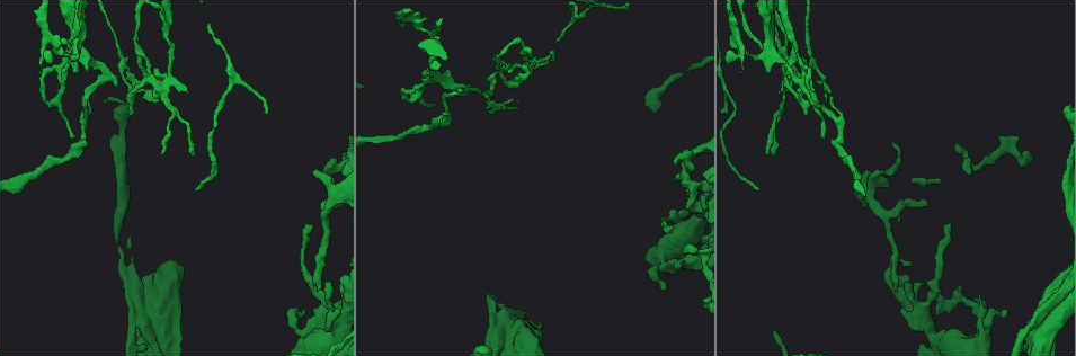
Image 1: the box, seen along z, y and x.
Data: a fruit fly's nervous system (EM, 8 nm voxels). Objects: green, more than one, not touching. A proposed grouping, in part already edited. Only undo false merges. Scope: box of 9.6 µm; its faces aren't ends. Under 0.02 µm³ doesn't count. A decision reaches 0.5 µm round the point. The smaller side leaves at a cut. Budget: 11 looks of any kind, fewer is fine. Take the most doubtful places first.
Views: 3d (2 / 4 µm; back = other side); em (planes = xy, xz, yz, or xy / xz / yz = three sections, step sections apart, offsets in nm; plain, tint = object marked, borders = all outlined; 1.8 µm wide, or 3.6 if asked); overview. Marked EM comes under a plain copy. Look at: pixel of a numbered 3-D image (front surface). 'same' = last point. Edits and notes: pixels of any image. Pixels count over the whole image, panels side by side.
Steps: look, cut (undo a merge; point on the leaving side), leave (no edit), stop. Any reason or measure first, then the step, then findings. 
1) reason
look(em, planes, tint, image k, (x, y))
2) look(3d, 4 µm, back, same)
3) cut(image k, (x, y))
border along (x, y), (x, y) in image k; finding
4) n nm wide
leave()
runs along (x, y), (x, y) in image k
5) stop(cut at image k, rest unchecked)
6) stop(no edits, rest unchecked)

sharp bend
look(em, yz, step 8, tint, image 1, (166, 85))

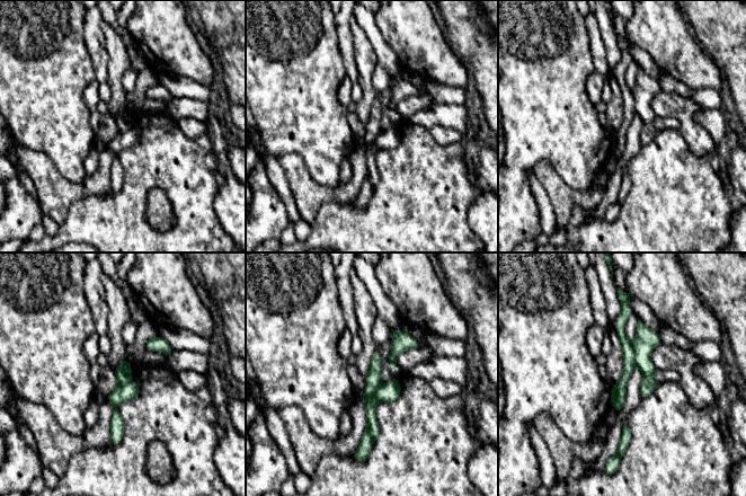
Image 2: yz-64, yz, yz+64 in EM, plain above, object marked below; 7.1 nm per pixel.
look(em, planes, borders, same)

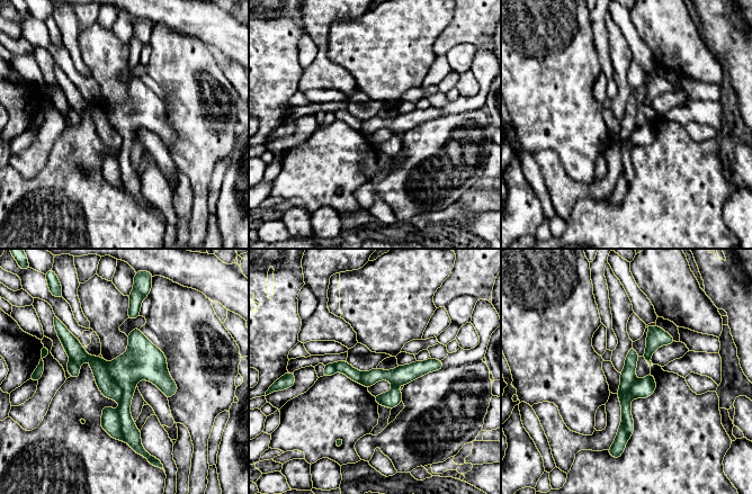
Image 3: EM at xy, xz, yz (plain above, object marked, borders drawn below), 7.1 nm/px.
cut(image 3, (123, 392))
the part that leaves runs along (68, 337), (123, 392), (135, 441) in image 3; a second neuron is stuck on

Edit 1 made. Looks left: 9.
redraw
look(overview)

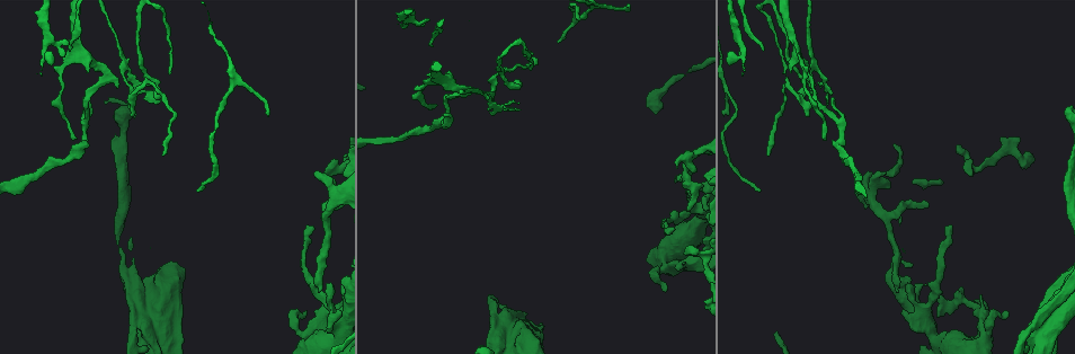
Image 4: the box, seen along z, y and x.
sharp bend
look(em, planes, tint, image 4, (741, 52))

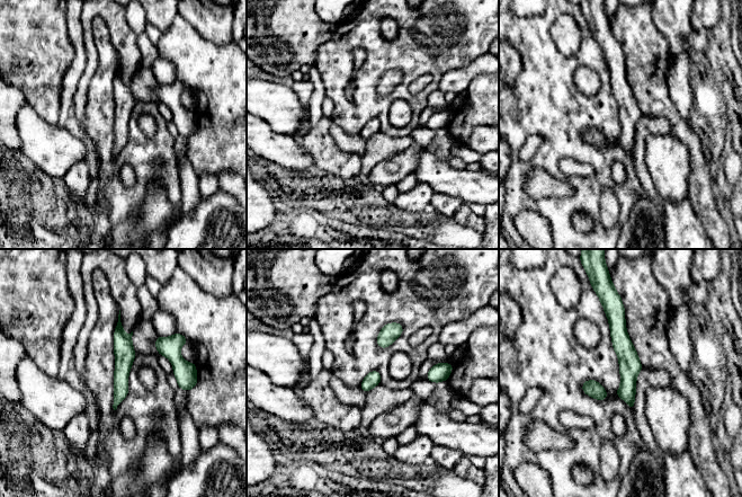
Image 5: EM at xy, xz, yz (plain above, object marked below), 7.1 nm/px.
leave()
all the same neuron

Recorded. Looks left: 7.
thick turns thin
look(em, 3.6 µm, xz, step 16, tint, image 4, (152, 324))

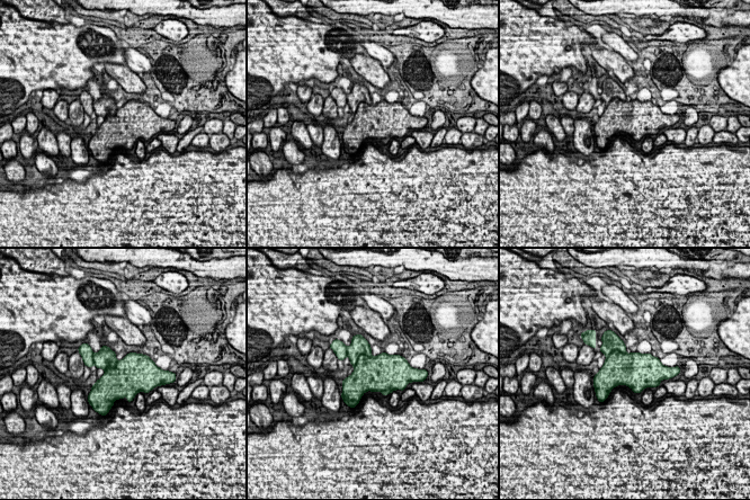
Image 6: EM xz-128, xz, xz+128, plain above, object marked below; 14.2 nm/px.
another direction
look(em, 3.6 µm, planes, tint, same)

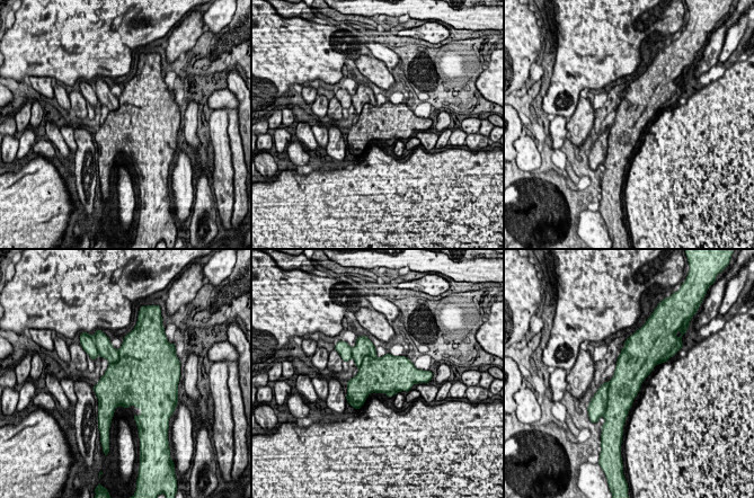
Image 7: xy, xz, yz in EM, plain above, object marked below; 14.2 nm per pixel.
480 nm wide
leave()
one neuron here

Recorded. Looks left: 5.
stop(cut at image 3, rest unchecked)

